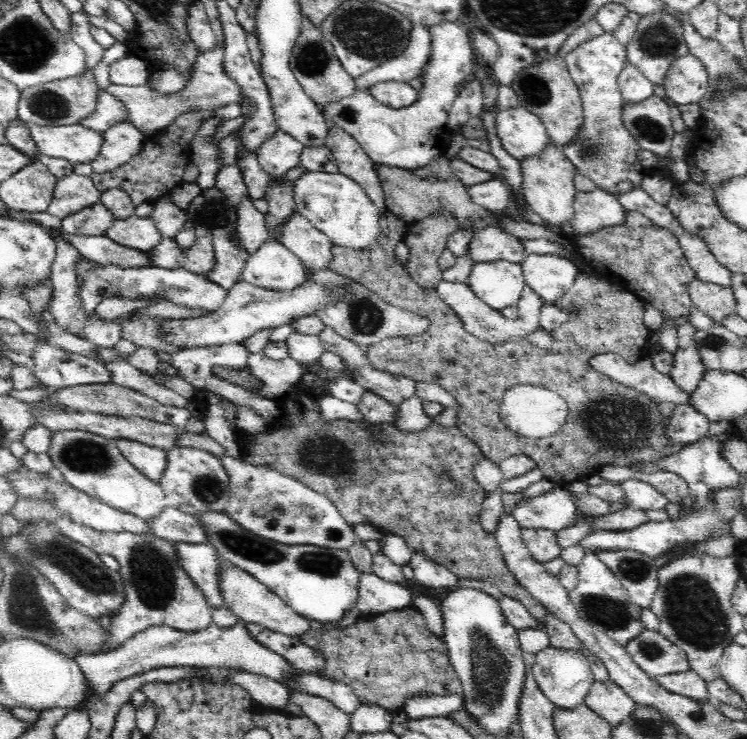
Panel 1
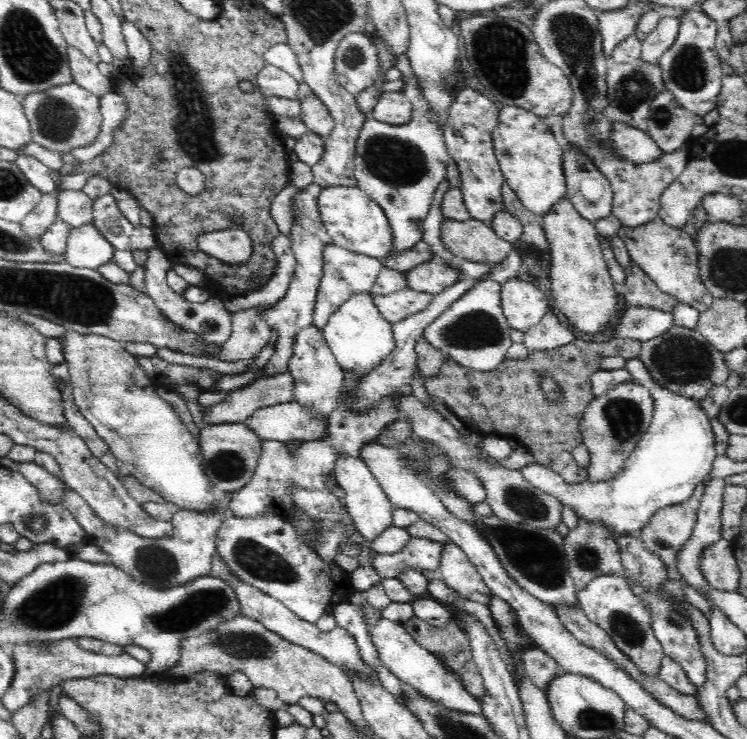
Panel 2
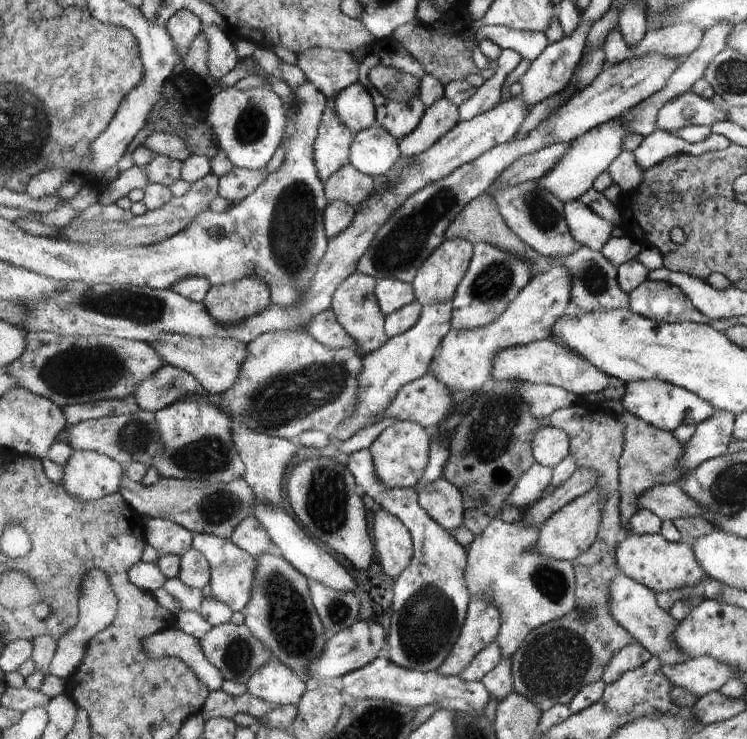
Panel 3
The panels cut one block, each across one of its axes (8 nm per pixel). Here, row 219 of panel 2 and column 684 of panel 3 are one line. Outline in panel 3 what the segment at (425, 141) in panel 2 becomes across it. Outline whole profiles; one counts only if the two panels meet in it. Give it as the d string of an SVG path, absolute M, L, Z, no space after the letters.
M653 379L627 383L627 394L622 403L627 412L665 431L677 430L679 425L698 425L706 421L711 414L718 412L710 402L705 402L699 395L691 394L690 390L670 382Z

